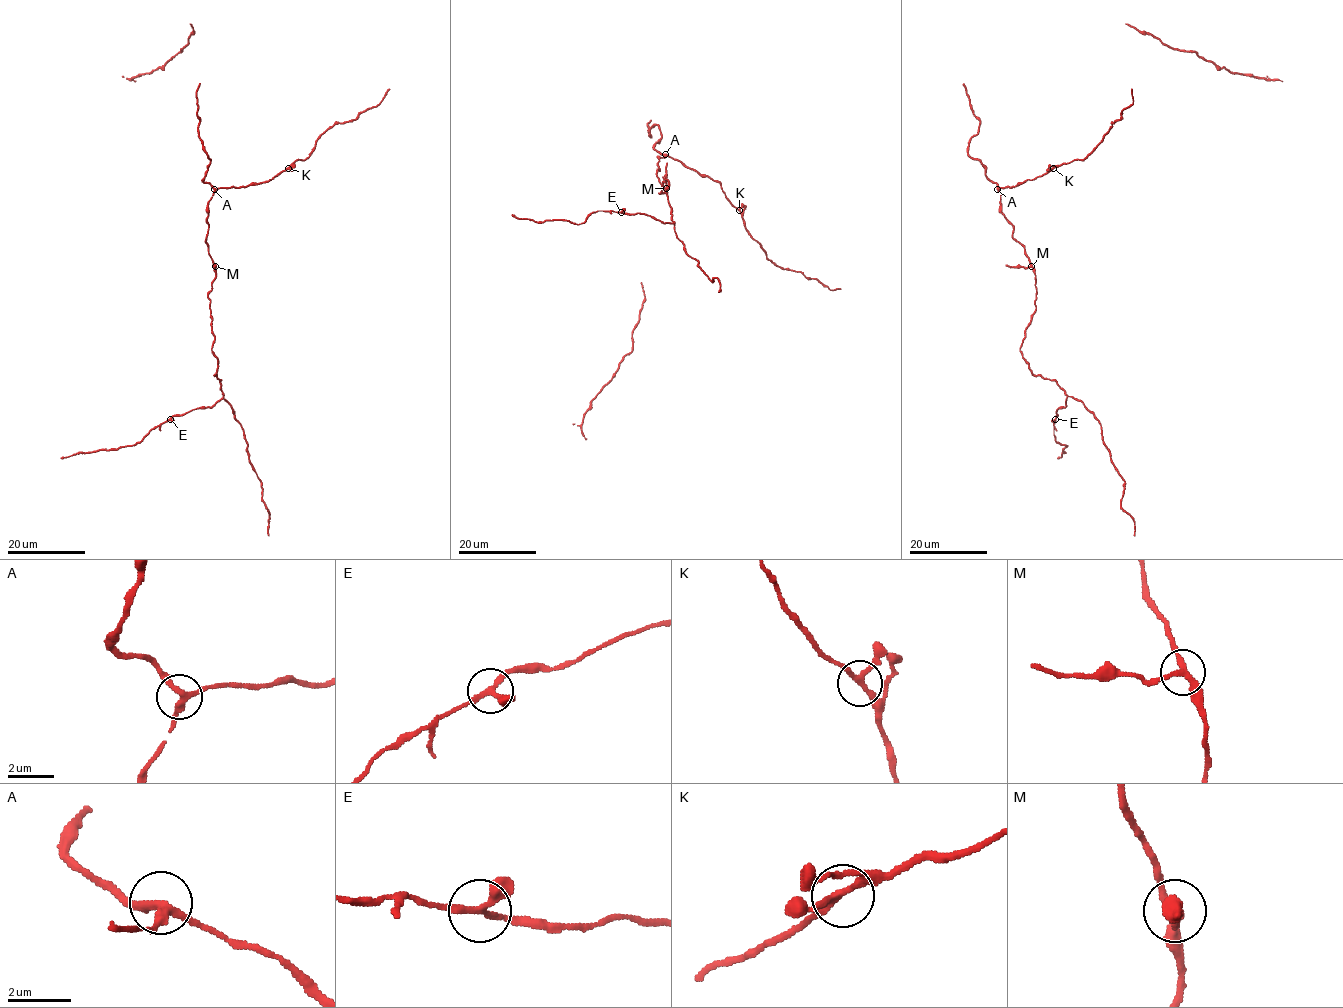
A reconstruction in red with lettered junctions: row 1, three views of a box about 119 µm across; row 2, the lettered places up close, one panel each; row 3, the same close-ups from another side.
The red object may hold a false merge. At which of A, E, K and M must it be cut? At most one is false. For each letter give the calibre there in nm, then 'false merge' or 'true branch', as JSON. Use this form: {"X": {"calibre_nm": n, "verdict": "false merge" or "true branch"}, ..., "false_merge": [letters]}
{"A": {"calibre_nm": 240, "verdict": "true branch"}, "E": {"calibre_nm": 200, "verdict": "true branch"}, "K": {"calibre_nm": 200, "verdict": "true branch"}, "M": {"calibre_nm": 240, "verdict": "false merge"}, "false_merge": ["M"]}

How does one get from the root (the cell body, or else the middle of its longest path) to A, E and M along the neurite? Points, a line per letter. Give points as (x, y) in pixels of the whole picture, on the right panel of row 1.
A: (1011, 187), (997, 189)
E: (1011, 187), (999, 189), (1000, 212), (1036, 287), (1019, 351), (1033, 374), (1067, 396), (1055, 419)
M: (1011, 187), (999, 189), (1000, 212), (1013, 225), (1013, 237), (1024, 248), (1031, 266)

